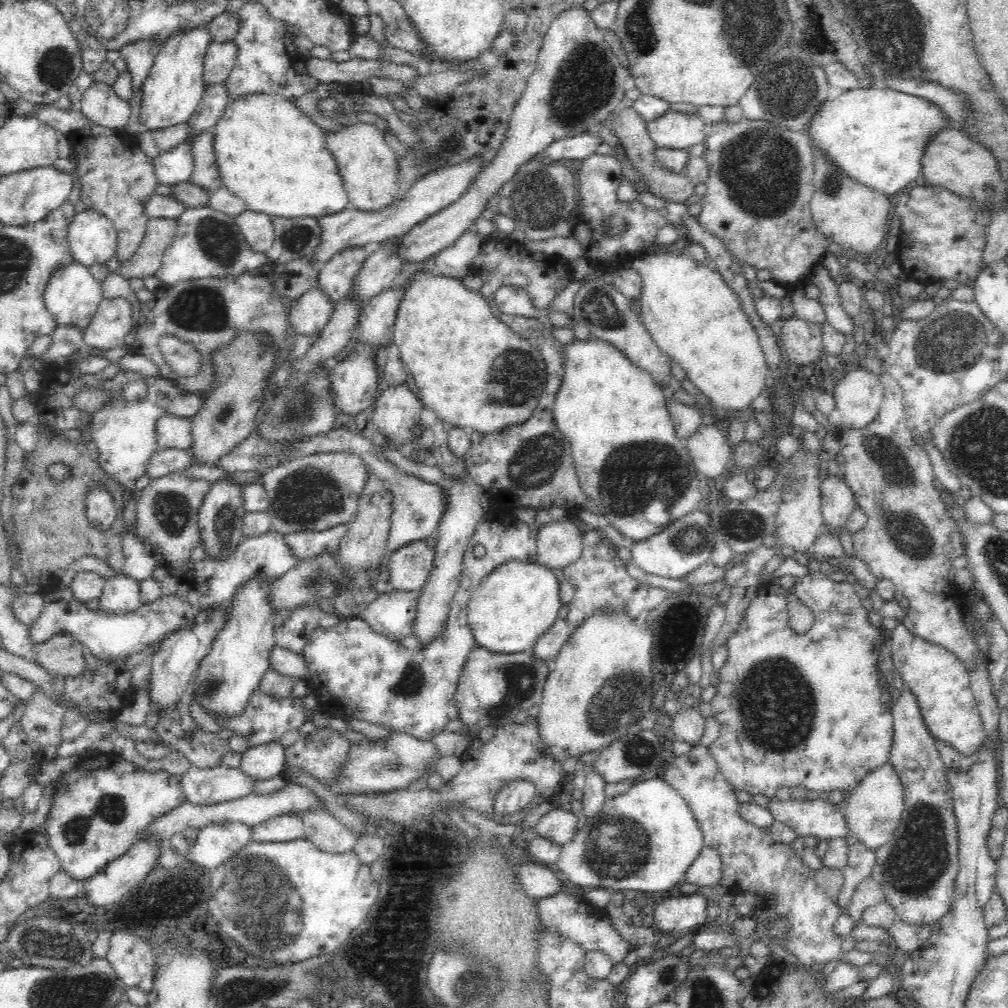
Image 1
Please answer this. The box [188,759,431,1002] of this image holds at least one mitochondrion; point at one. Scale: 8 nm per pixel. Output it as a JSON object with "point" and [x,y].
{"point":[275,905]}

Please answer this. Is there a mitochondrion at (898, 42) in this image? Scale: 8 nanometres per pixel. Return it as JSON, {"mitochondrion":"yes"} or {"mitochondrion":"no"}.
{"mitochondrion":"yes"}

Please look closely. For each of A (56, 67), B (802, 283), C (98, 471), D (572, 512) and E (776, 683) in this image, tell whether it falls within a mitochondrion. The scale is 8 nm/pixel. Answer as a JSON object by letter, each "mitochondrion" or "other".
{"A":"mitochondrion","B":"other","C":"other","D":"other","E":"mitochondrion"}

